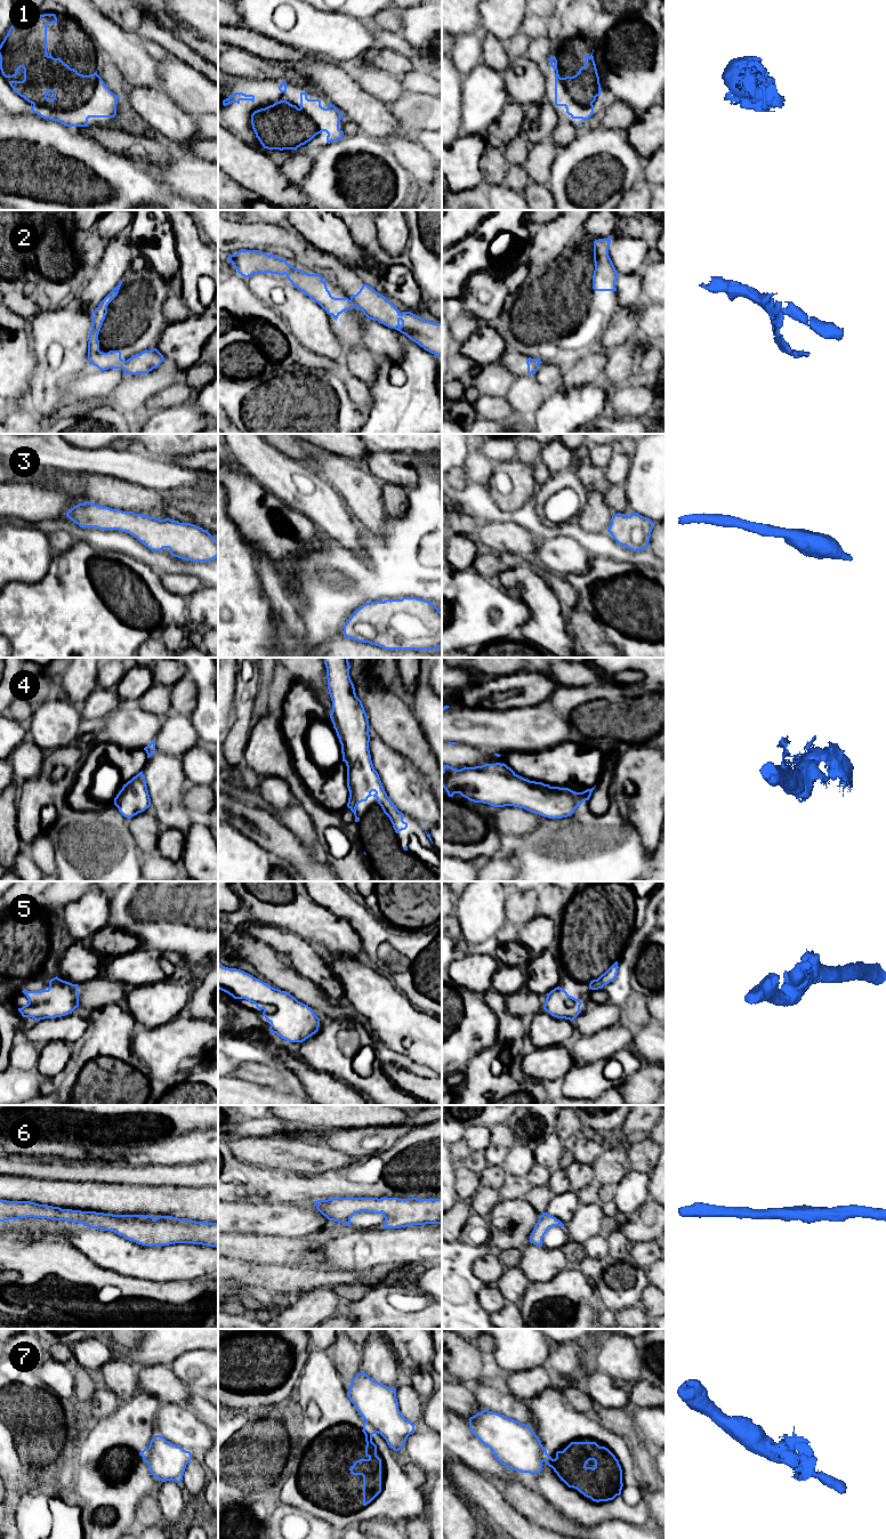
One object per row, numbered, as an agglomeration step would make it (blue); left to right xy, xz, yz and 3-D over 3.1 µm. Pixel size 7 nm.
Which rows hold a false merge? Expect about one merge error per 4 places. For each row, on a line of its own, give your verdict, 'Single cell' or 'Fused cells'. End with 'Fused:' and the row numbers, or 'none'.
1: Single cell
2: Fused cells
3: Single cell
4: Single cell
5: Single cell
6: Single cell
7: Fused cells
Fused: 2, 7

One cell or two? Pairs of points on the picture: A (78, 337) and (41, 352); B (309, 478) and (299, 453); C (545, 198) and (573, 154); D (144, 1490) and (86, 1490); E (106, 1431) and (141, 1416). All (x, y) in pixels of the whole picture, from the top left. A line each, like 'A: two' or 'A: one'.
A: one
B: two
C: two
D: one
E: one

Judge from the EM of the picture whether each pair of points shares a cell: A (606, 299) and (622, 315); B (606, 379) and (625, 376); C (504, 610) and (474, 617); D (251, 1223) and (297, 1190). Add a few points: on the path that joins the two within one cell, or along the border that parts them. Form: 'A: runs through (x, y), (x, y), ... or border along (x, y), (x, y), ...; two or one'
A: border along (618, 307), (604, 332); two
B: runs through (611, 379), (614, 376), (620, 376); one
C: runs through (497, 605), (485, 605), (481, 610); one
D: border along (304, 1201), (251, 1203); two

